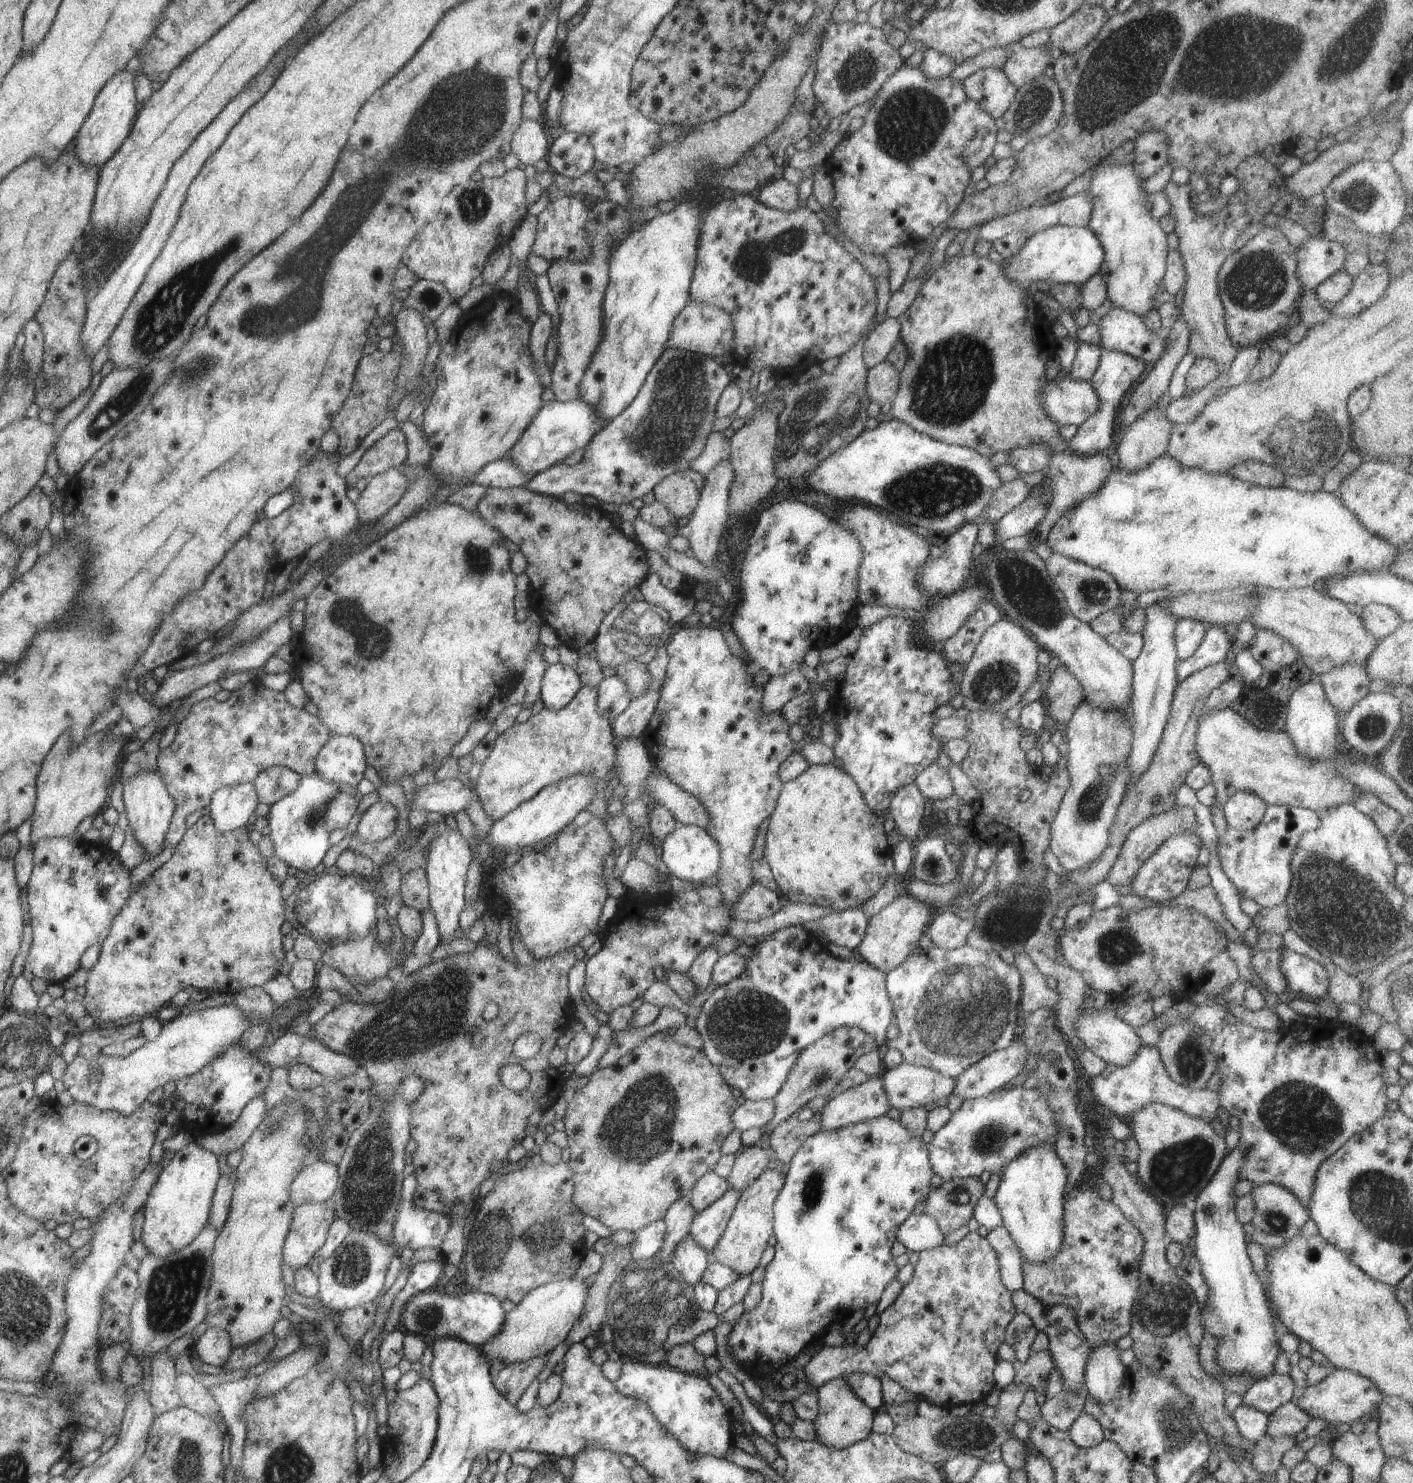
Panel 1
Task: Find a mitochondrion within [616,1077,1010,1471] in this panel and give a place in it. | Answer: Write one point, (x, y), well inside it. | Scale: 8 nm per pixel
(962, 1437)

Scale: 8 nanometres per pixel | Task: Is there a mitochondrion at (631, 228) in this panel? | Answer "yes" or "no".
no

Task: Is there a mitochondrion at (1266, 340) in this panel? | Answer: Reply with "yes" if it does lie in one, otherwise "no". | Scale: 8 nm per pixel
no

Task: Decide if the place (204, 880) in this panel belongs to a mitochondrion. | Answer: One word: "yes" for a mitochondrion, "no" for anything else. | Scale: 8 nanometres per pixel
no

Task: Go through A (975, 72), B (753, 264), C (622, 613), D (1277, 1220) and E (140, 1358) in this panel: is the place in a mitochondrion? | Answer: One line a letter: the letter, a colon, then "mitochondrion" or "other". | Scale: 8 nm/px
A: other
B: mitochondrion
C: mitochondrion
D: mitochondrion
E: other

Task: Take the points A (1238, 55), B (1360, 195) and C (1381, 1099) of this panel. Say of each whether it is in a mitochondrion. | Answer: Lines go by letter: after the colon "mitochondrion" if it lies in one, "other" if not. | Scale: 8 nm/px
A: mitochondrion
B: mitochondrion
C: other

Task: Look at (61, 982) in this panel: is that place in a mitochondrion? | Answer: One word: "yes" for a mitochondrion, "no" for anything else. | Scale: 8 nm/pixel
no

